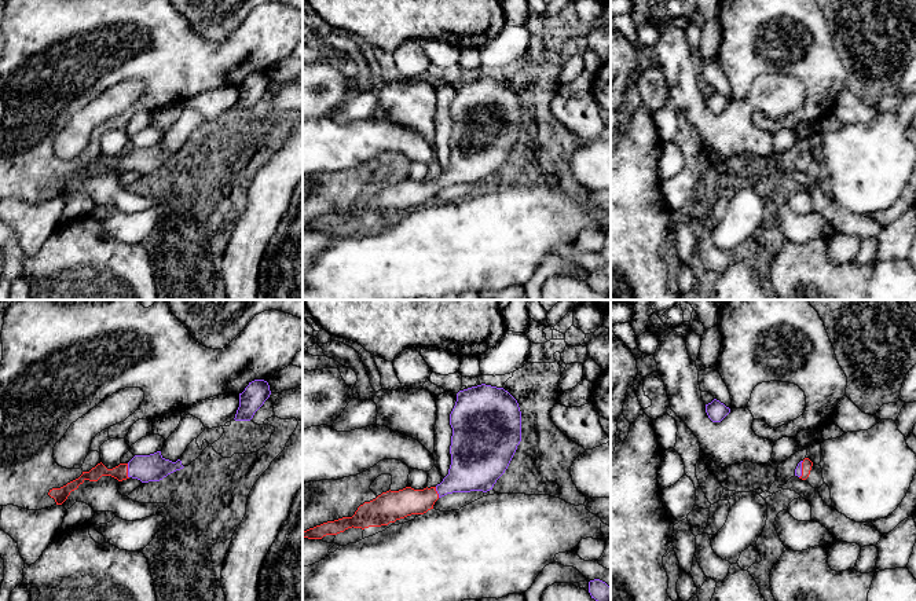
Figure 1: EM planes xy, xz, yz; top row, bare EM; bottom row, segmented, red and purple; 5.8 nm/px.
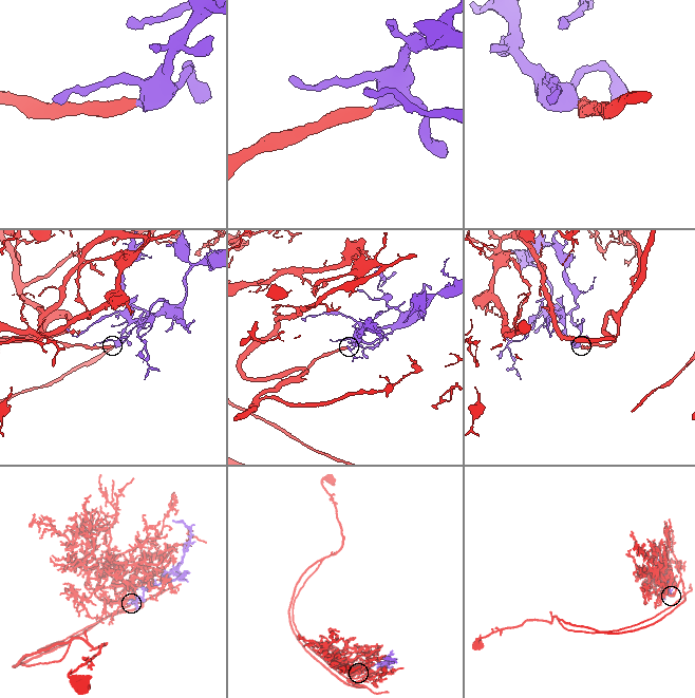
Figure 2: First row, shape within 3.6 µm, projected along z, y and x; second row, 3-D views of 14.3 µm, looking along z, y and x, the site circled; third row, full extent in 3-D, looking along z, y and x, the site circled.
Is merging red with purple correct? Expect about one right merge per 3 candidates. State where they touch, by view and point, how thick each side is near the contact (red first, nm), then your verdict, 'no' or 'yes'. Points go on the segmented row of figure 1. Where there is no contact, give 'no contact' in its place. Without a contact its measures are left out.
meets red in xy at (127, 471); 90 nm thick on the red side, 160 nm on the other; yes

